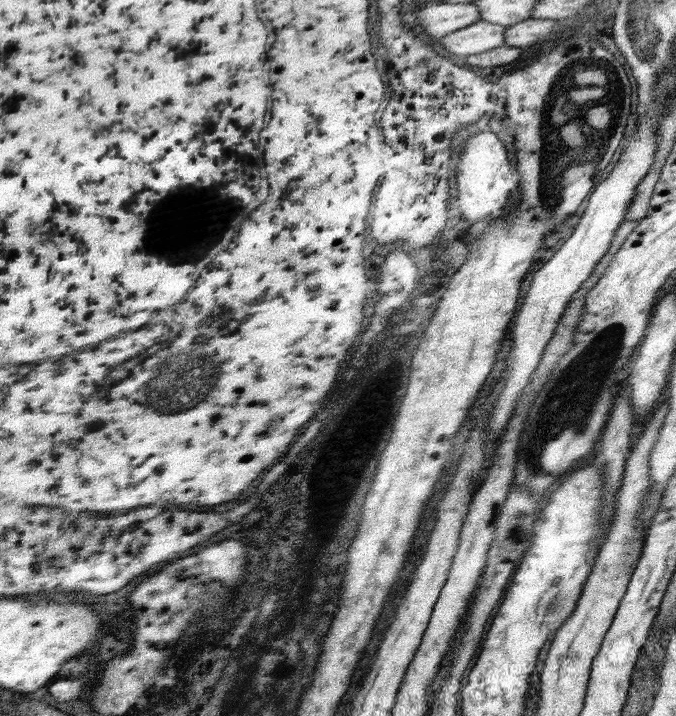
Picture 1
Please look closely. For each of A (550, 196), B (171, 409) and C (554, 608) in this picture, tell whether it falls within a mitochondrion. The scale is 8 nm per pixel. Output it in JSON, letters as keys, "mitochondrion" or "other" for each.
{"A":"mitochondrion","B":"mitochondrion","C":"mitochondrion"}

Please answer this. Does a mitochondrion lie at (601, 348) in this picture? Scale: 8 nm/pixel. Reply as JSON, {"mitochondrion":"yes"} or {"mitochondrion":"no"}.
{"mitochondrion":"yes"}

